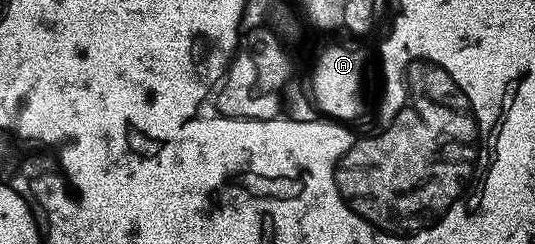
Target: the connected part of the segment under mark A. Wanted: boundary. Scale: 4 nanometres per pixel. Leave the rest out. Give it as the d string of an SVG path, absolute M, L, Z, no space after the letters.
M338 24L342 32L326 32L322 28L322 36L318 40L326 40L326 44L314 44L314 52L306 52L318 68L296 68L298 80L310 80L310 84L297 84L296 92L310 92L310 104L318 104L322 112L326 112L326 125L333 128L346 128L350 132L354 128L356 108L374 108L374 88L384 88L378 84L378 68L384 68L384 56L378 56L378 40L366 36L366 32L349 32L346 24Z

